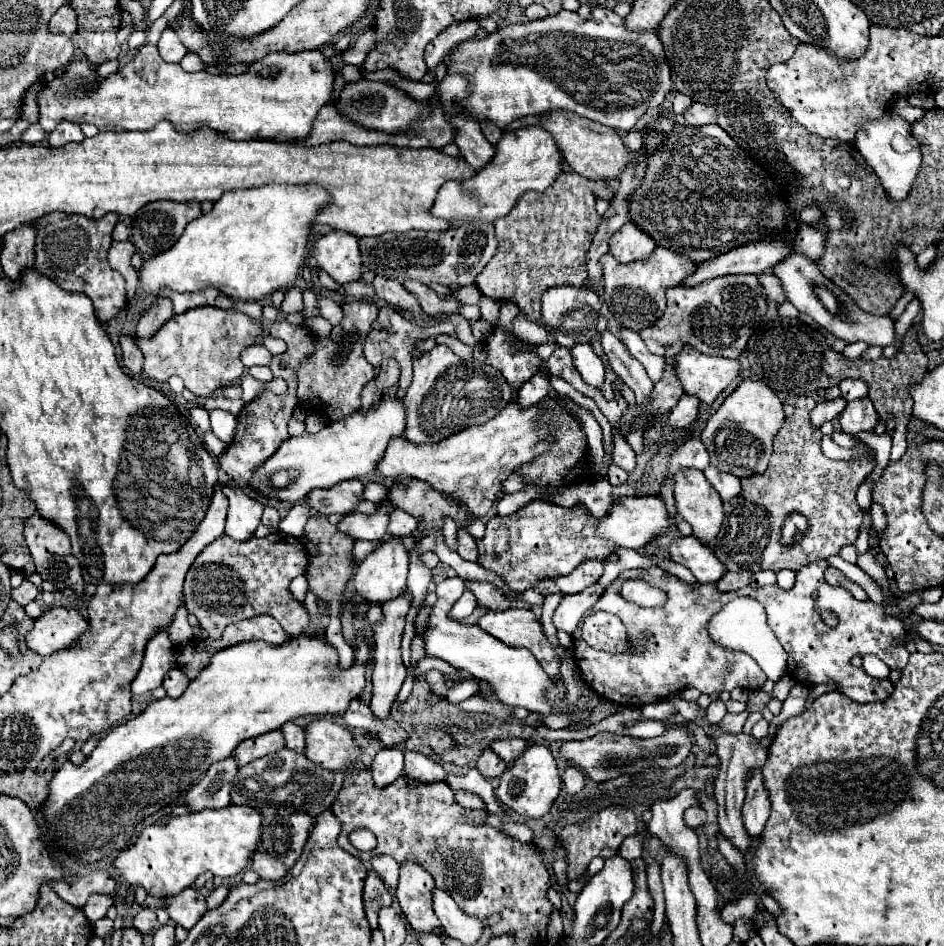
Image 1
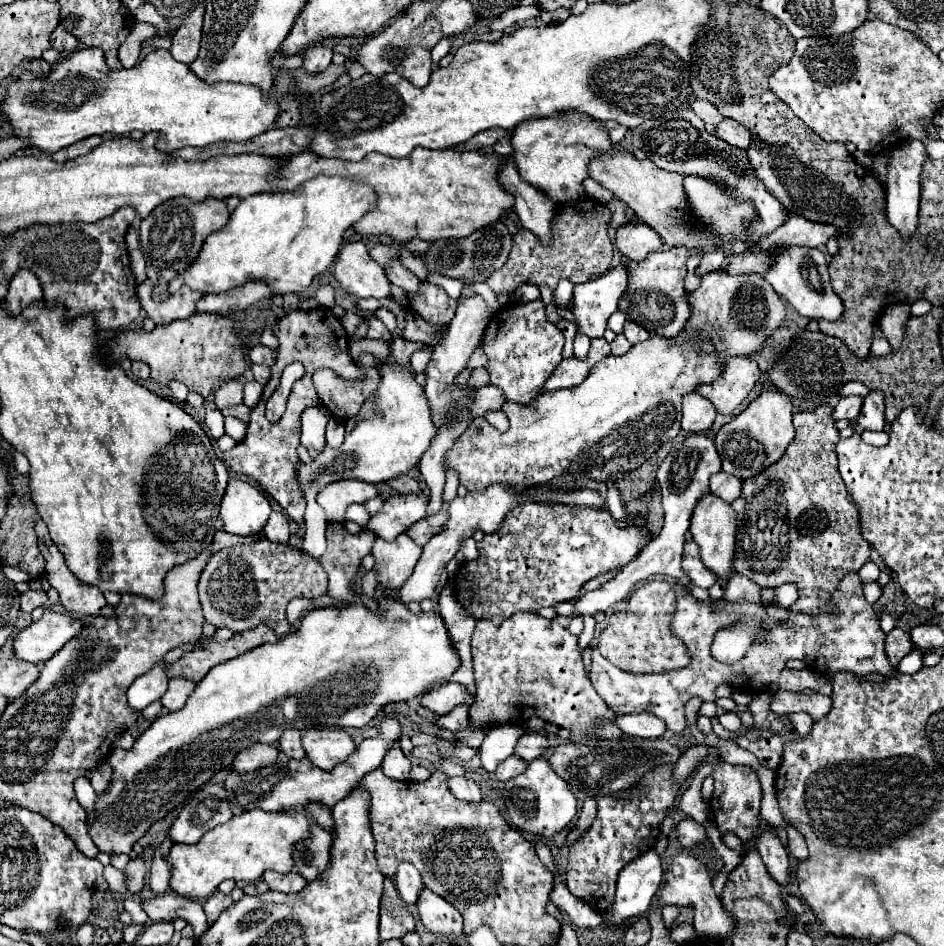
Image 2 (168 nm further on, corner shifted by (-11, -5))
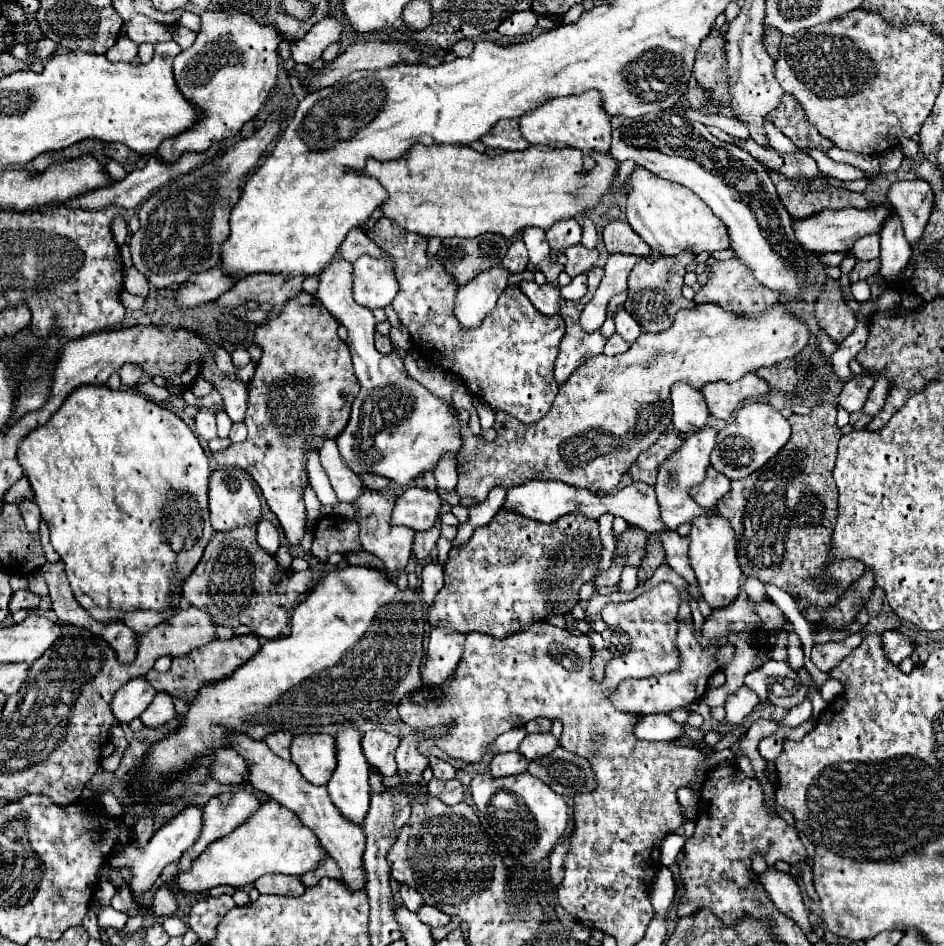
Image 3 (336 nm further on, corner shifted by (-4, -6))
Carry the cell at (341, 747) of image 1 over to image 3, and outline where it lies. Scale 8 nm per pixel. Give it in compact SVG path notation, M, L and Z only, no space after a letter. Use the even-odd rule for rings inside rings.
M299 734L291 742L291 760L315 786L329 782L337 766L337 748L331 734Z

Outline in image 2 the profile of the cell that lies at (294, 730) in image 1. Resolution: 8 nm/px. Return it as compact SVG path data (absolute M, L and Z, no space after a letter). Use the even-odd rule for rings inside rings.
M286 729L286 731L282 733L280 741L278 741L278 749L280 749L282 753L286 753L288 757L292 757L292 759L304 759L304 757L306 757L298 729Z

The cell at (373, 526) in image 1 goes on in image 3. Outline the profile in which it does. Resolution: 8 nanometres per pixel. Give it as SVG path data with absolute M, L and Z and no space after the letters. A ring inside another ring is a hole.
M407 488L397 500L391 514L391 524L403 524L411 530L429 530L435 524L441 500L437 492L425 488Z

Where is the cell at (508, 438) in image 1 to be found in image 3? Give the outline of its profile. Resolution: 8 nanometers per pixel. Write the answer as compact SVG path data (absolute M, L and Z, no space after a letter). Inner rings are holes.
M697 304L693 310L681 310L669 330L649 334L643 332L637 342L623 354L613 358L599 354L585 360L579 370L559 386L553 406L535 424L517 422L507 412L495 414L497 438L487 442L469 428L469 412L459 410L459 430L461 430L461 450L457 454L457 474L459 482L455 492L461 498L475 498L483 502L491 488L503 486L511 488L525 480L561 480L565 484L587 488L591 492L603 494L621 482L621 476L635 464L637 456L653 446L659 436L671 424L671 386L677 382L691 384L693 388L703 388L709 382L725 380L733 382L747 372L755 372L761 366L773 366L787 358L793 358L809 342L809 328L791 316L781 304L777 310L769 310L759 320L747 320L729 316L717 304Z

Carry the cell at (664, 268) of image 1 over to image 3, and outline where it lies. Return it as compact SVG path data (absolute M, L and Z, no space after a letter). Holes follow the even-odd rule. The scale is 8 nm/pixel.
M681 252L677 256L659 256L649 262L649 258L641 258L629 274L629 290L625 300L625 310L637 320L643 332L661 332L673 324L673 318L683 308L693 308L693 300L685 300L681 294L685 266L695 258L693 252Z

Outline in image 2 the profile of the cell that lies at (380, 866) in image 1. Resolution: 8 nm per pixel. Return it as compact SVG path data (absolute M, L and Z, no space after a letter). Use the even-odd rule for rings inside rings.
M400 863L394 881L396 881L396 889L398 889L400 897L408 905L414 905L418 901L418 893L422 893L422 889L424 889L422 877L416 871L416 867L412 863Z

